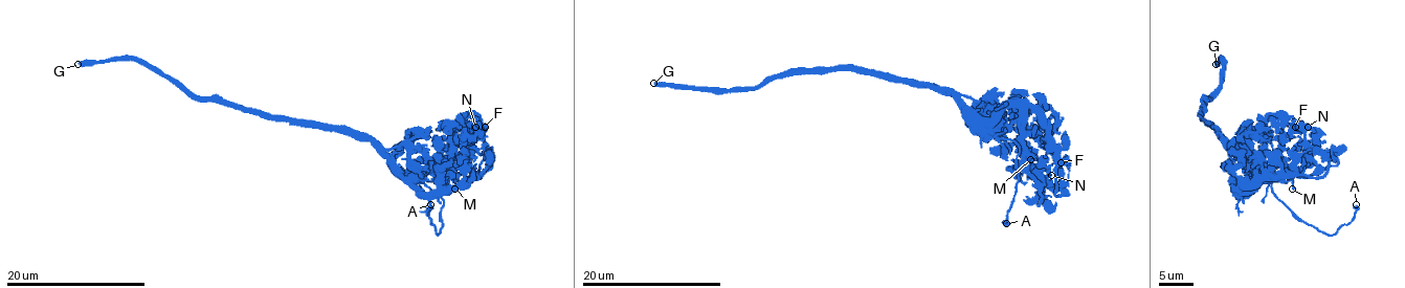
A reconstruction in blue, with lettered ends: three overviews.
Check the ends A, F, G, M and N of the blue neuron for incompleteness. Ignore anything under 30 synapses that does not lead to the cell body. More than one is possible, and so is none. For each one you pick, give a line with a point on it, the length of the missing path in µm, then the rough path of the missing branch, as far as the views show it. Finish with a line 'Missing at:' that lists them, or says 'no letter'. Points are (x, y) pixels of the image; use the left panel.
G: place (77, 64); missing 250 µm
Missing at: G

